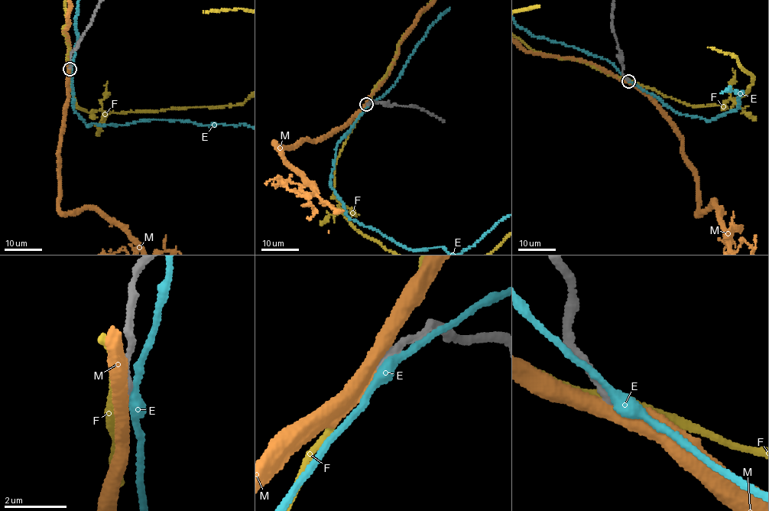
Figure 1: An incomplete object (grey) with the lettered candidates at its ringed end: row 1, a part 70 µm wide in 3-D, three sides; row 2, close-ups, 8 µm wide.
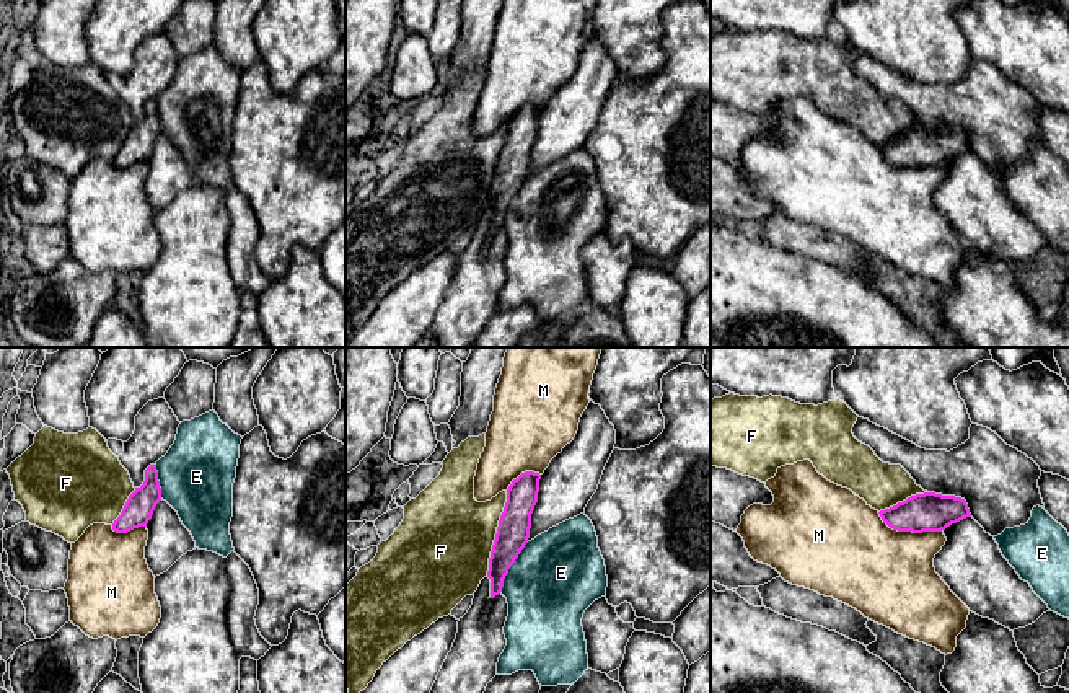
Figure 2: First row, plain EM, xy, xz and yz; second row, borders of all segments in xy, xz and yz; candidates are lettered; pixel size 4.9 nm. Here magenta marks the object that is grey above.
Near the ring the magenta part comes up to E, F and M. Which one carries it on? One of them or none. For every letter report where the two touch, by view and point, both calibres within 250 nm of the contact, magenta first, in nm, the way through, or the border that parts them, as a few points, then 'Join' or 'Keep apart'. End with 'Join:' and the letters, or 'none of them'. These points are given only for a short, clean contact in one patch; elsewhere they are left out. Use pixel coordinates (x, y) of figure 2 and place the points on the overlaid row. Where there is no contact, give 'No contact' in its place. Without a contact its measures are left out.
E: Touches magenta at xz (509, 568). Thickness 160 nm (magenta) against 420 nm. Keep apart
F: Touches magenta at xz (496, 534). Thickness 160 nm (magenta) against 460 nm. Keep apart
M: Touches magenta at yz (908, 530). Thickness 190 nm (magenta) against 460 nm. Join
Join: M

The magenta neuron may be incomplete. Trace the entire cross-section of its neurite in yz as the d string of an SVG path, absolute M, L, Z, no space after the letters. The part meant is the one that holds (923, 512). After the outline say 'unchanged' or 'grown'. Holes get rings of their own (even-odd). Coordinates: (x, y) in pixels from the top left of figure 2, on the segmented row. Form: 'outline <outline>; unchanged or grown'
outline M810 460L777 468L776 476L764 484L772 492L774 502L750 505L735 530L754 561L771 566L792 585L833 597L856 608L865 618L932 646L945 655L955 651L957 636L966 628L970 608L935 572L934 558L947 541L944 530L971 517L965 499L924 492L878 512L851 489L828 481Z; grown

